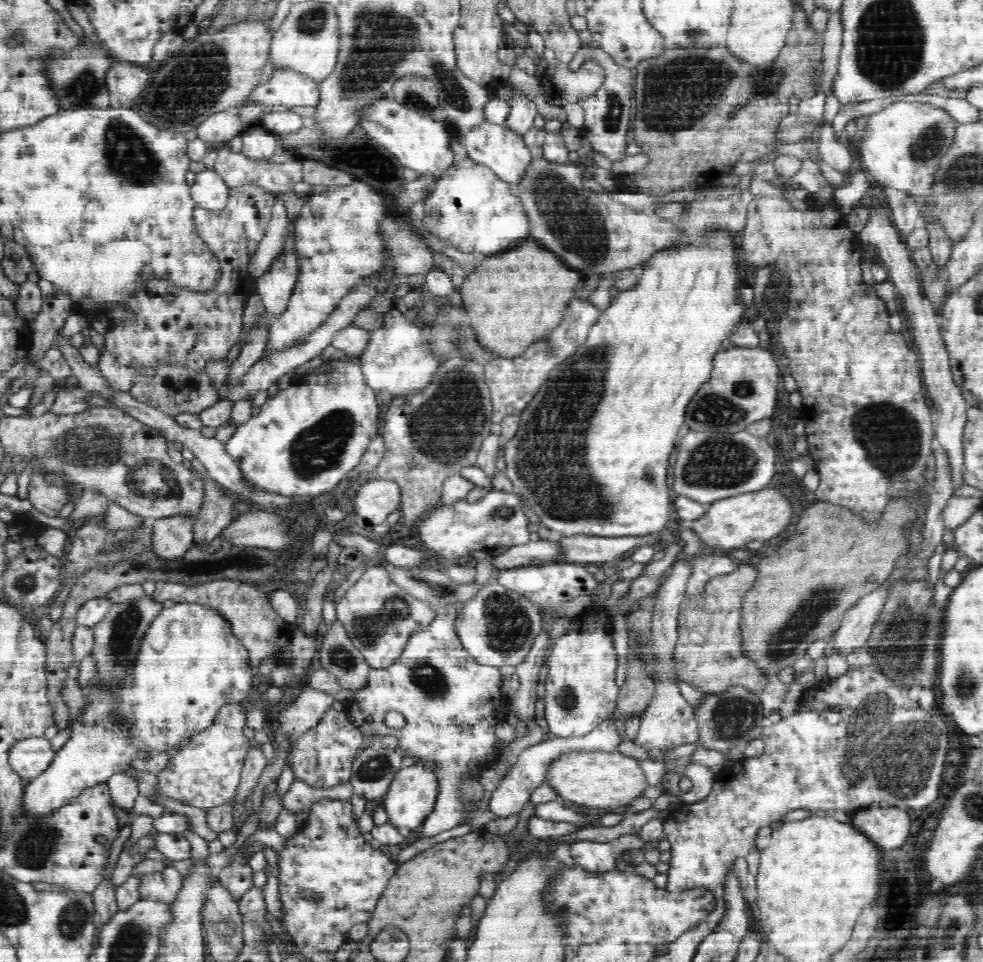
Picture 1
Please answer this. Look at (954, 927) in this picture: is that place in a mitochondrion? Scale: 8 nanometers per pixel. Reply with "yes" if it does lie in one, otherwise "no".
yes

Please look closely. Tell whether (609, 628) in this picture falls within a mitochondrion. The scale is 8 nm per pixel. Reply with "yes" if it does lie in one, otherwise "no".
no

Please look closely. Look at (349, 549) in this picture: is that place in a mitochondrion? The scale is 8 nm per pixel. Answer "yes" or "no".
no

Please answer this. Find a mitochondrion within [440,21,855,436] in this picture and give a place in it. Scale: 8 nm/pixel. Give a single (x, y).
(675, 96)

